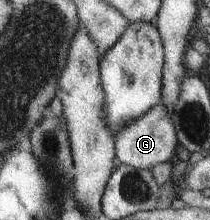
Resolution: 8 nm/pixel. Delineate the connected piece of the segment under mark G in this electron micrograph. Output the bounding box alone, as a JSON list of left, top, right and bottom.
[114,103,179,170]

